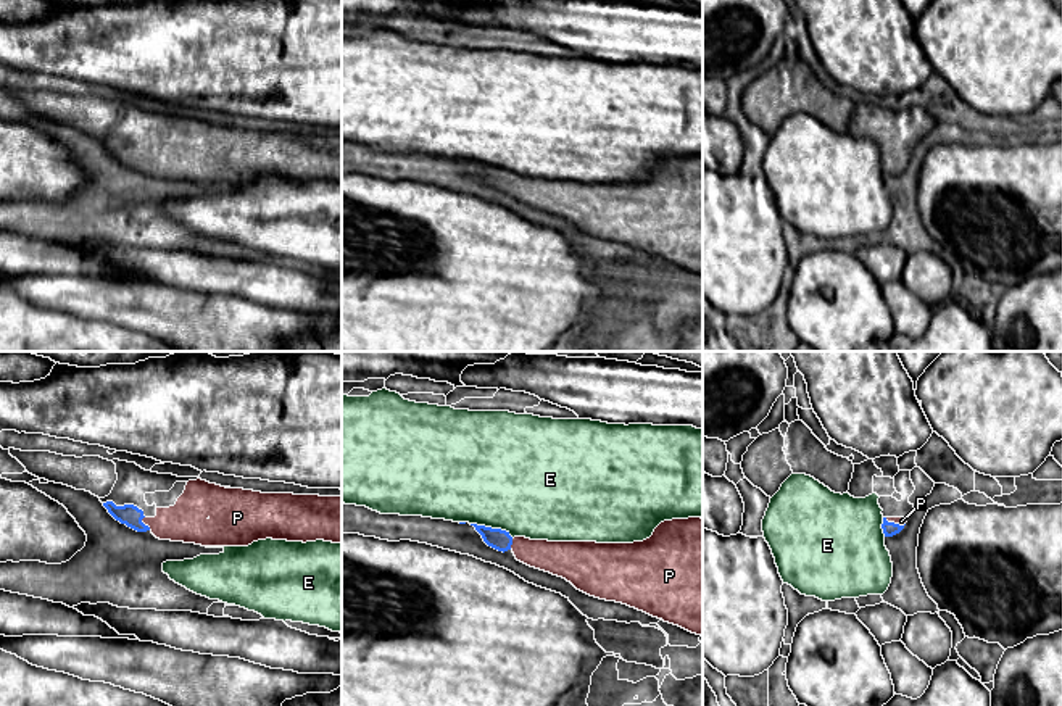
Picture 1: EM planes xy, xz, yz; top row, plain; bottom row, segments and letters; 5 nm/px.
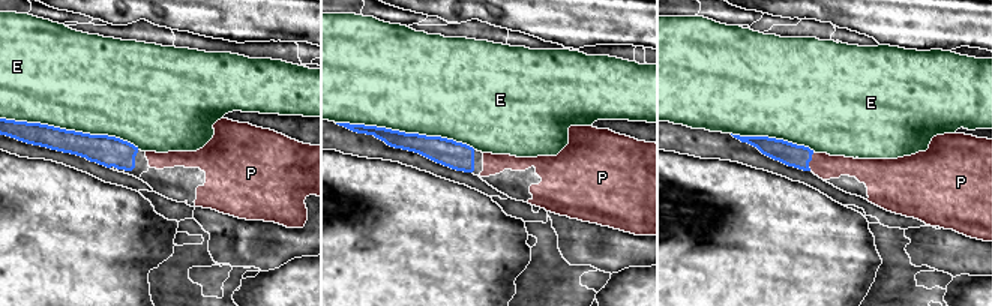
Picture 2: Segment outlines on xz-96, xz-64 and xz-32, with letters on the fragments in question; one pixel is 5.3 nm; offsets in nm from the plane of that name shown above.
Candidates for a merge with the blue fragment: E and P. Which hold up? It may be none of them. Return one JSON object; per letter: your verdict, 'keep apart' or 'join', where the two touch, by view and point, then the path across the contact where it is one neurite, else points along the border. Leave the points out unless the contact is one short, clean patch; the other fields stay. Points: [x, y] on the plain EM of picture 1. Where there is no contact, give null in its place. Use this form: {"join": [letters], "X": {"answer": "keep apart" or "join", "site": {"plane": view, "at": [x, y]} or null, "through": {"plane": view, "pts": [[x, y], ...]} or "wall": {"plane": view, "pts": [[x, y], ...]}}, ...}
{"join": ["P"], "E": {"answer": "keep apart", "site": {"plane": "xz", "at": [490, 166]}}, "P": {"answer": "join", "site": {"plane": "xy", "at": [142, 161]}, "through": {"plane": "xy", "pts": [[129, 153], [142, 161], [187, 160]]}}}

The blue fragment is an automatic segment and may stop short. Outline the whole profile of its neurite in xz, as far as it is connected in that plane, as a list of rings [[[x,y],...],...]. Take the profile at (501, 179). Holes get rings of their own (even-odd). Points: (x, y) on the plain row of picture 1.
[[[701,156],[664,160],[649,177],[633,182],[512,177],[509,171],[501,168],[471,164],[475,166],[488,185],[503,192],[511,189],[517,200],[562,216],[590,235],[627,243],[703,276]]]

